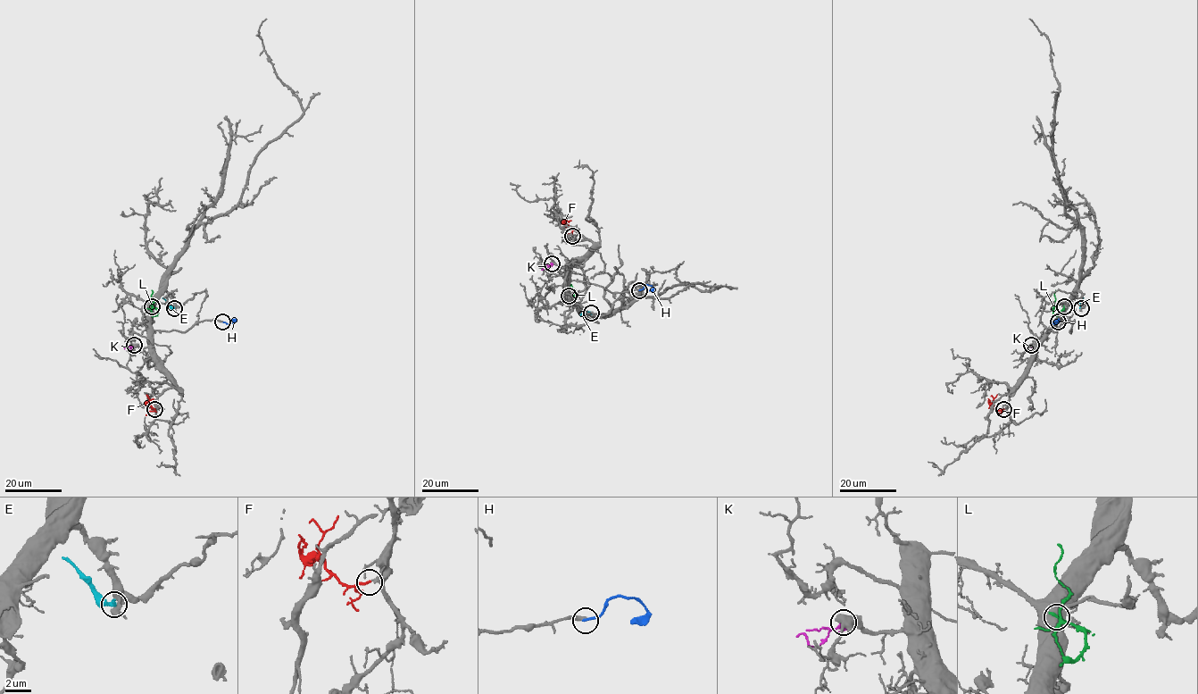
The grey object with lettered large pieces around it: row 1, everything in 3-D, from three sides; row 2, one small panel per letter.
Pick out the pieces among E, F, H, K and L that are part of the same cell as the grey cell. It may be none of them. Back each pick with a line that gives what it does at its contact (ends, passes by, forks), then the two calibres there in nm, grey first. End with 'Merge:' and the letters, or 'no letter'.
F: It ends there. Thickness 320 nm (grey) against 190 nm
K: It ends there. Thickness 480 nm (grey) against 480 nm
Merge: F, K

